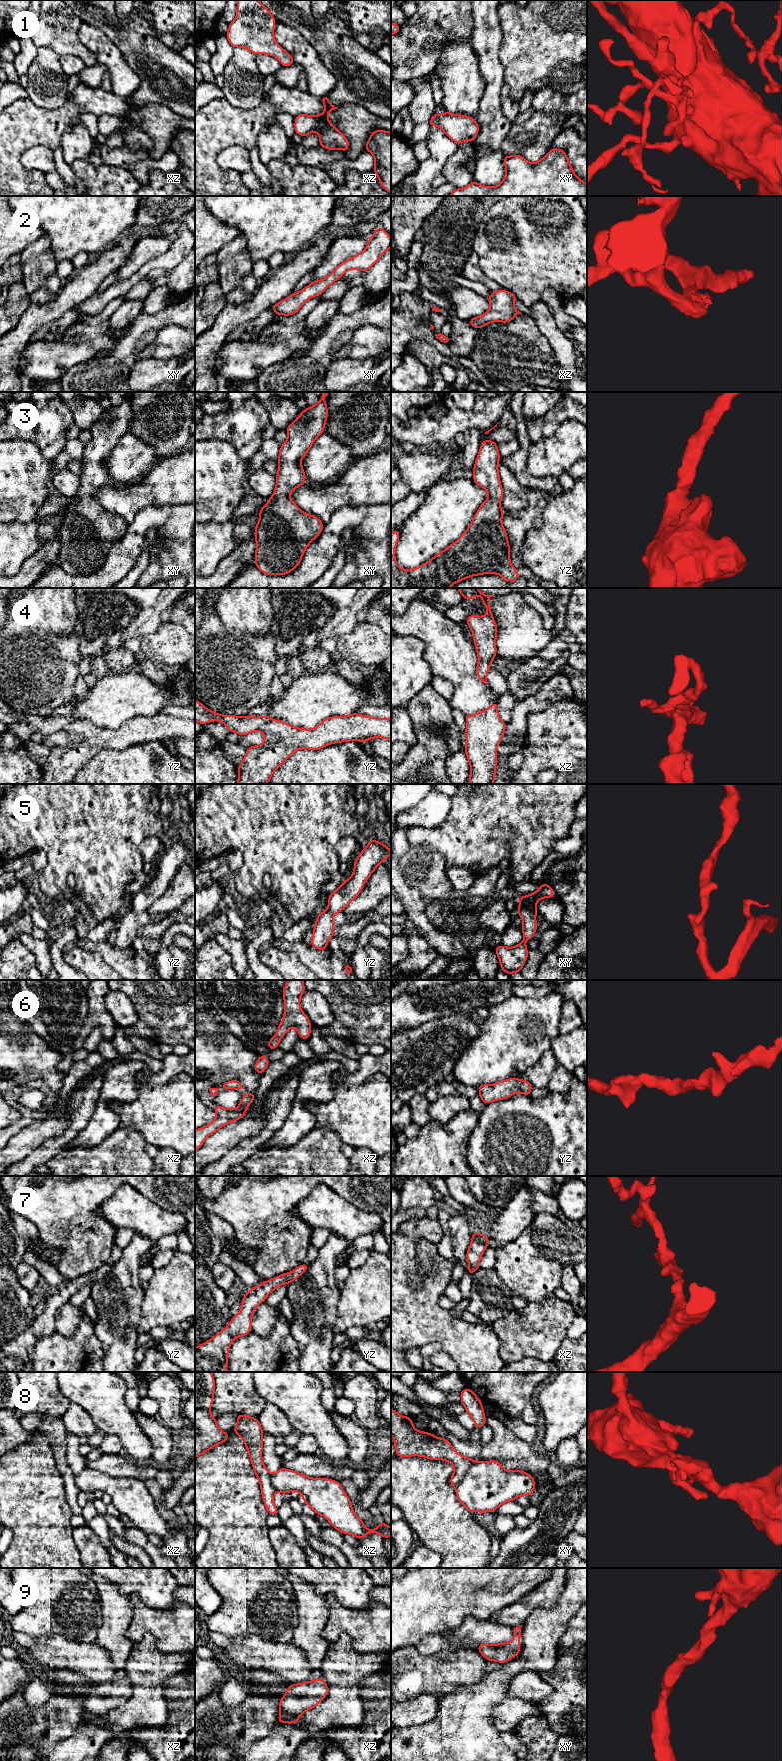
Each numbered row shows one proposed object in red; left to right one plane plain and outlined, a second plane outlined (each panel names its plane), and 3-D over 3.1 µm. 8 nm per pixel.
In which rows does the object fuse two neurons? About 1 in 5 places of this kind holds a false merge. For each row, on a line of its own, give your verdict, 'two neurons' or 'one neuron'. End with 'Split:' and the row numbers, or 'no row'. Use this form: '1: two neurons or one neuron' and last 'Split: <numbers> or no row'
1: one neuron
2: one neuron
3: one neuron
4: one neuron
5: one neuron
6: one neuron
7: one neuron
8: two neurons
9: one neuron
Split: 8

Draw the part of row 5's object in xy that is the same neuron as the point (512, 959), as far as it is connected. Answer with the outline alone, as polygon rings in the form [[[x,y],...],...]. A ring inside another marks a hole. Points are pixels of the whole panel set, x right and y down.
[[[543,883],[536,892],[527,896],[519,896],[517,913],[523,920],[521,926],[523,941],[514,947],[505,947],[501,944],[494,948],[500,961],[500,968],[508,975],[520,972],[527,960],[528,949],[525,942],[532,939],[537,930],[537,902],[542,898],[552,898],[554,895],[555,892],[551,886]]]

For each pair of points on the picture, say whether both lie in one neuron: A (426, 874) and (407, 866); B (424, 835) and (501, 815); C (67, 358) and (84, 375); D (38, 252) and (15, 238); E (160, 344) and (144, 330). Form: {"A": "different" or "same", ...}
{"A": "same", "B": "same", "C": "different", "D": "different", "E": "different"}

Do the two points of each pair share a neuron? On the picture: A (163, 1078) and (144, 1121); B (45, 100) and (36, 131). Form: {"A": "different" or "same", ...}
{"A": "different", "B": "different"}

